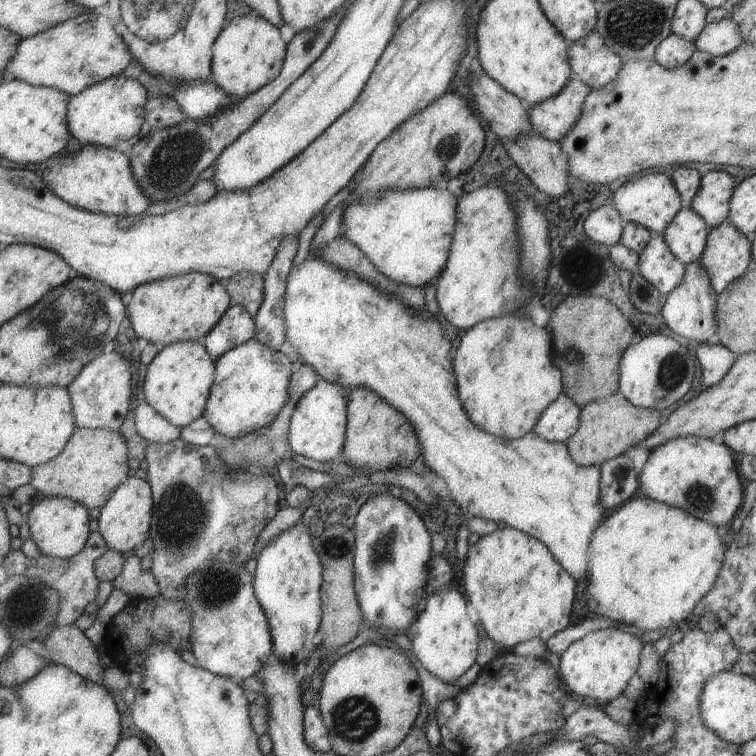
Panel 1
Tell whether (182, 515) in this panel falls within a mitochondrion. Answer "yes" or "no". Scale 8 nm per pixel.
yes

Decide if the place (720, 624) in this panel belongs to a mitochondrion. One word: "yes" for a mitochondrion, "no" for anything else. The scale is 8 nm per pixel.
no

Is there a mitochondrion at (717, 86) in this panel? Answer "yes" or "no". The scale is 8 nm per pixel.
no

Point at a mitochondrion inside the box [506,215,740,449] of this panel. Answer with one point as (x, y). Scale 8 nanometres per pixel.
(674, 370)

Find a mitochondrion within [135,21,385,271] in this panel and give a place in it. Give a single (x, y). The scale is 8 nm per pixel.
(173, 161)

